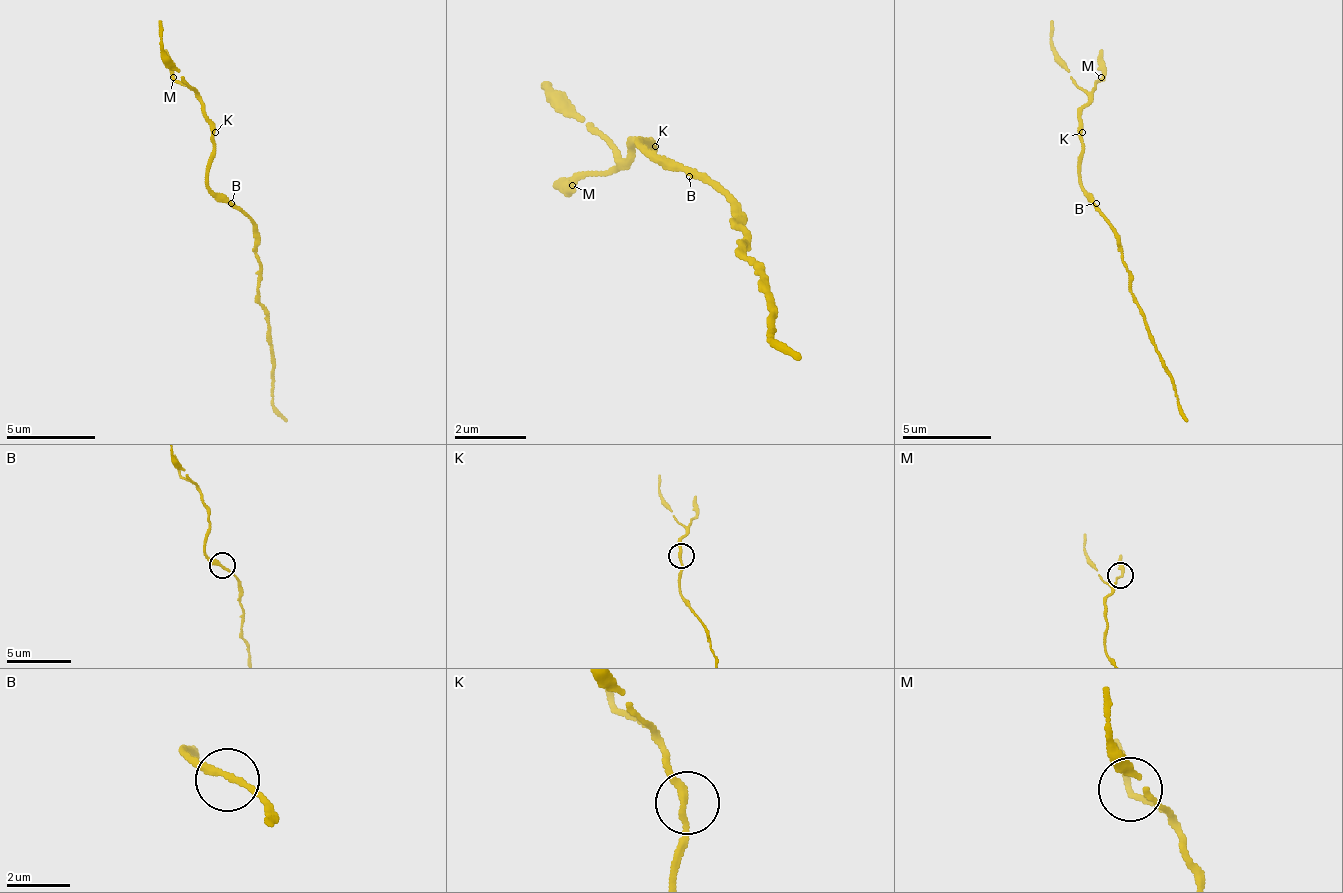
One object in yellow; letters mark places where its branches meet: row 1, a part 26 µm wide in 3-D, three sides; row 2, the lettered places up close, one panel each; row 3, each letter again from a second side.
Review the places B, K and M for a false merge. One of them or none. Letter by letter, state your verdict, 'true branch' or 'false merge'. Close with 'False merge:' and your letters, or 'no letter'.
B: true branch
K: true branch
M: true branch
False merge: no letter

